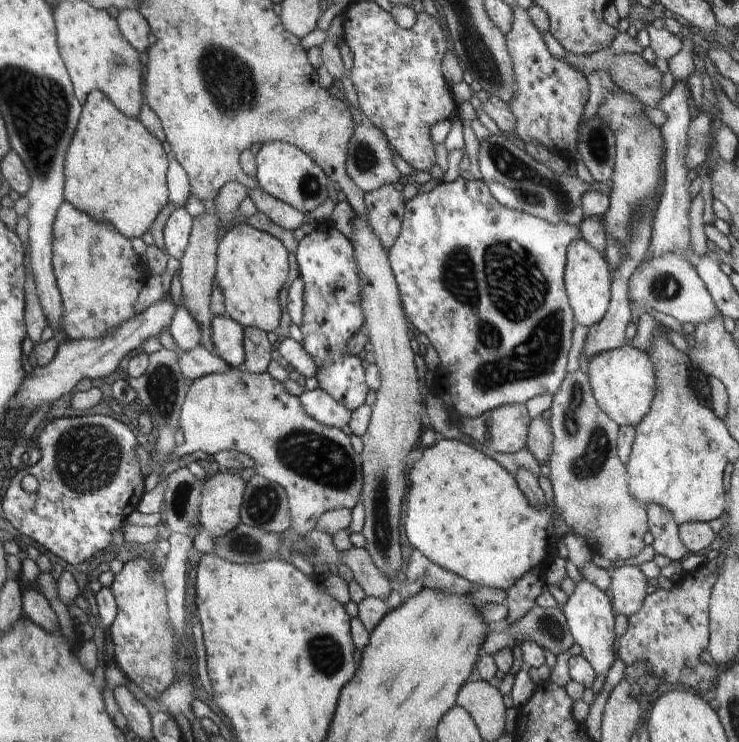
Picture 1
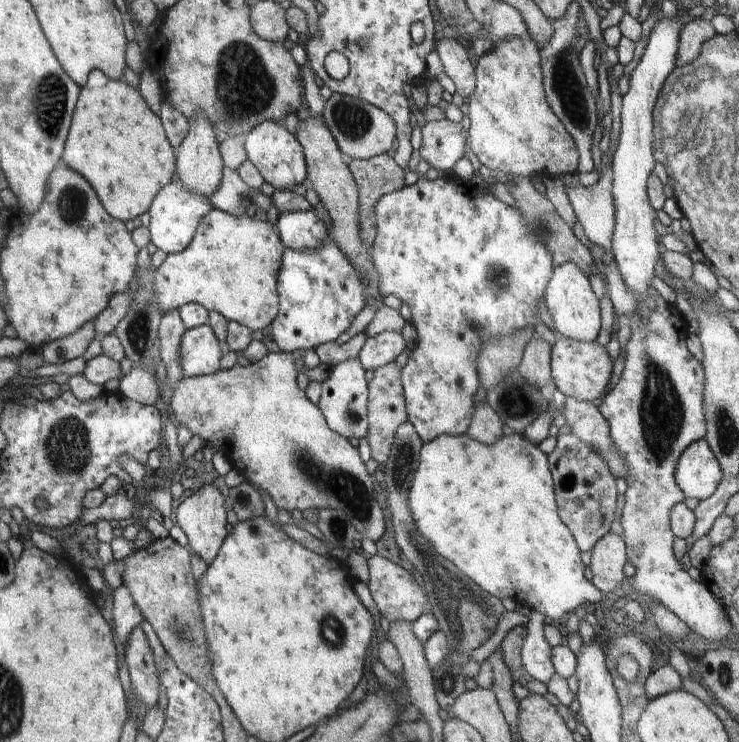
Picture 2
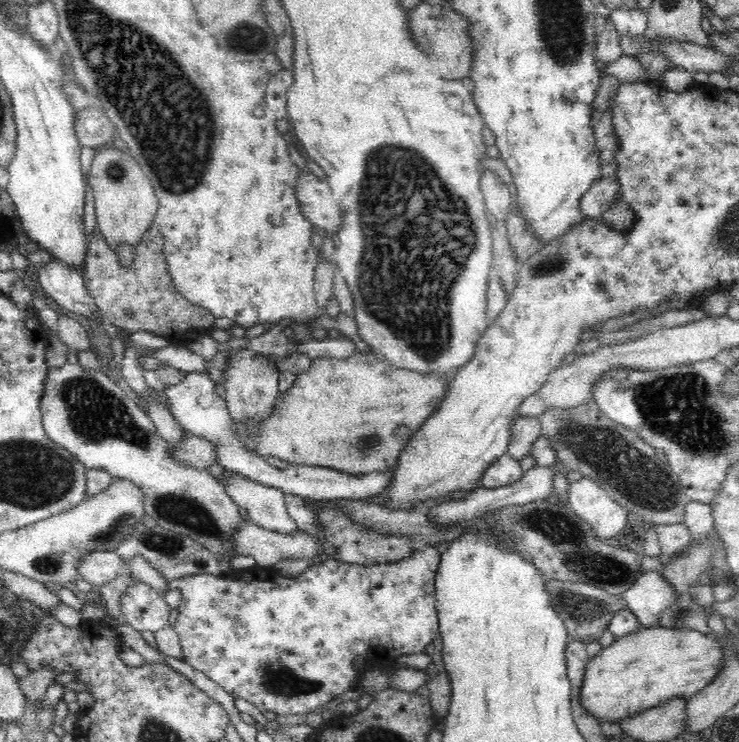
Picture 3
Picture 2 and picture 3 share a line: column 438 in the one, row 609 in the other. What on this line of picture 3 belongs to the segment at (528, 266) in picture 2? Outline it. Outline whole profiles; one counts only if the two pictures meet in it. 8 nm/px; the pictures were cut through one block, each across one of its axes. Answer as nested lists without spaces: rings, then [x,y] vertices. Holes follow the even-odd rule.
[[[425,545],[419,547],[418,550],[416,549],[416,552],[407,559],[394,563],[378,563],[377,565],[366,566],[328,559],[319,565],[312,564],[306,572],[297,577],[282,576],[276,572],[274,566],[261,567],[255,564],[253,567],[242,570],[223,570],[214,575],[202,573],[169,580],[167,587],[170,590],[177,588],[182,593],[182,602],[179,602],[177,608],[180,611],[180,618],[182,618],[182,628],[180,628],[180,620],[175,622],[174,628],[179,634],[184,661],[194,669],[204,673],[234,698],[241,698],[254,704],[262,713],[274,712],[277,715],[298,715],[303,718],[312,710],[328,704],[334,698],[358,686],[362,675],[360,670],[354,666],[357,658],[374,658],[376,664],[382,664],[384,658],[378,660],[379,653],[390,652],[390,650],[396,652],[396,654],[393,652],[392,656],[398,656],[402,653],[419,653],[424,650],[424,646],[430,644],[439,636],[439,620],[435,607],[435,574],[439,567],[440,557],[441,554],[434,547]]]

